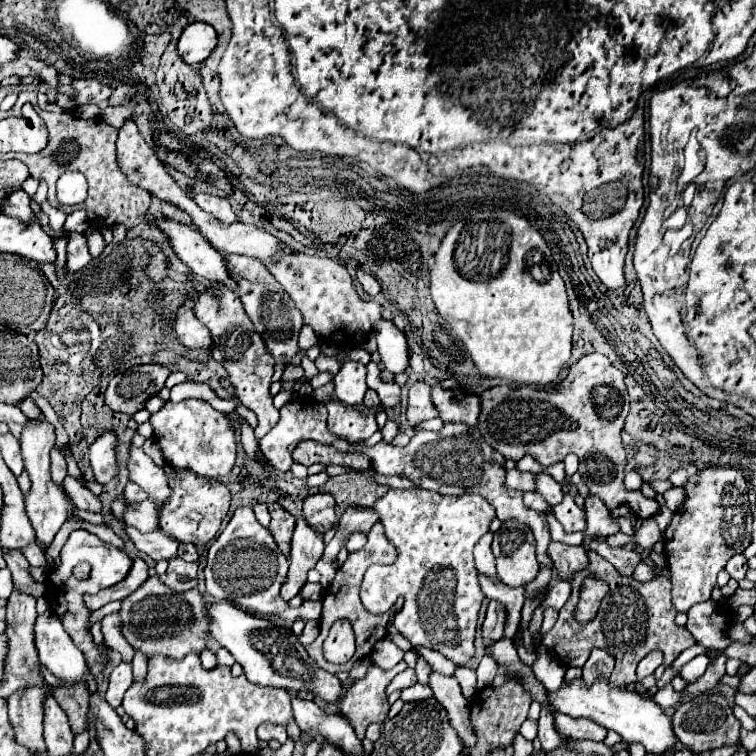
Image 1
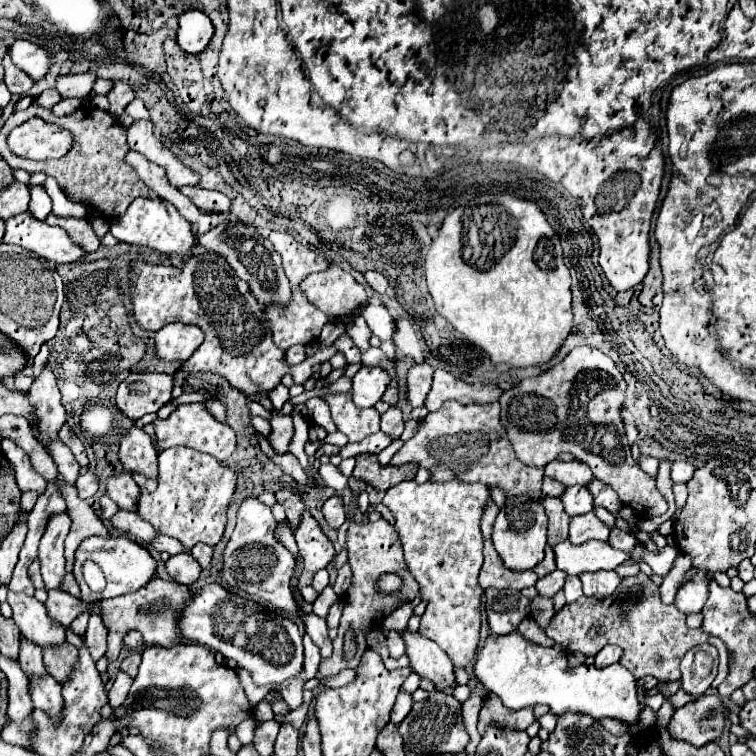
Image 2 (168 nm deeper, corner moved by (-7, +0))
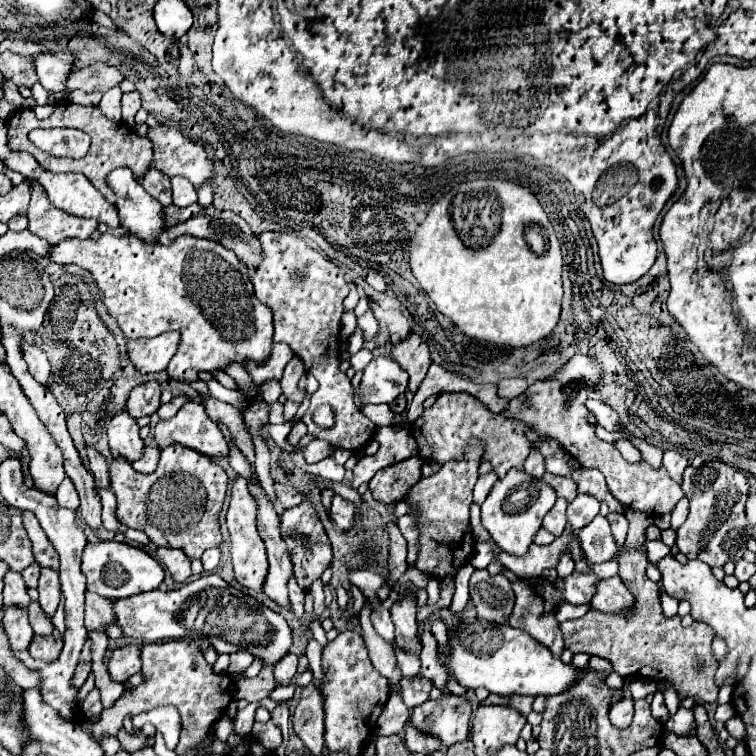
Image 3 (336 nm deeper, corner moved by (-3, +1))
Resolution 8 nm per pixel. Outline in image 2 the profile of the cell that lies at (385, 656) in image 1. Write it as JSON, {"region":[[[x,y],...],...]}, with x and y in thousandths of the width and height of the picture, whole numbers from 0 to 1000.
{"region":[[[524,835],[513,837],[513,858],[516,858],[516,869],[521,869],[521,872],[529,872],[537,864],[534,845]]]}

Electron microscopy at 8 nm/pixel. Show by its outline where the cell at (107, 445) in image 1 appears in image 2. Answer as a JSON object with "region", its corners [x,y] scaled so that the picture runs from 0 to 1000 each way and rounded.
{"region":[[[114,626],[111,631],[103,631],[101,636],[101,647],[103,647],[103,657],[108,660],[119,660],[122,655],[127,655],[132,642],[132,631],[127,626]]]}

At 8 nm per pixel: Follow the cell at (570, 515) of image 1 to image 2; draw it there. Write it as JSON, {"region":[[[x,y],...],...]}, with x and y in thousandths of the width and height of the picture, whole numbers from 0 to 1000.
{"region":[[[772,679],[772,681],[759,681],[754,684],[754,718],[767,721],[778,713],[804,713],[807,700],[786,681],[786,679]]]}

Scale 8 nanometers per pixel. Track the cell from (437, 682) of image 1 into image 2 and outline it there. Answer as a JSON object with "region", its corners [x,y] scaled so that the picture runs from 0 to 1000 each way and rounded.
{"region":[[[534,835],[537,866],[542,869],[542,882],[561,898],[569,898],[577,906],[577,914],[598,919],[603,911],[601,880],[593,866],[569,845]]]}

